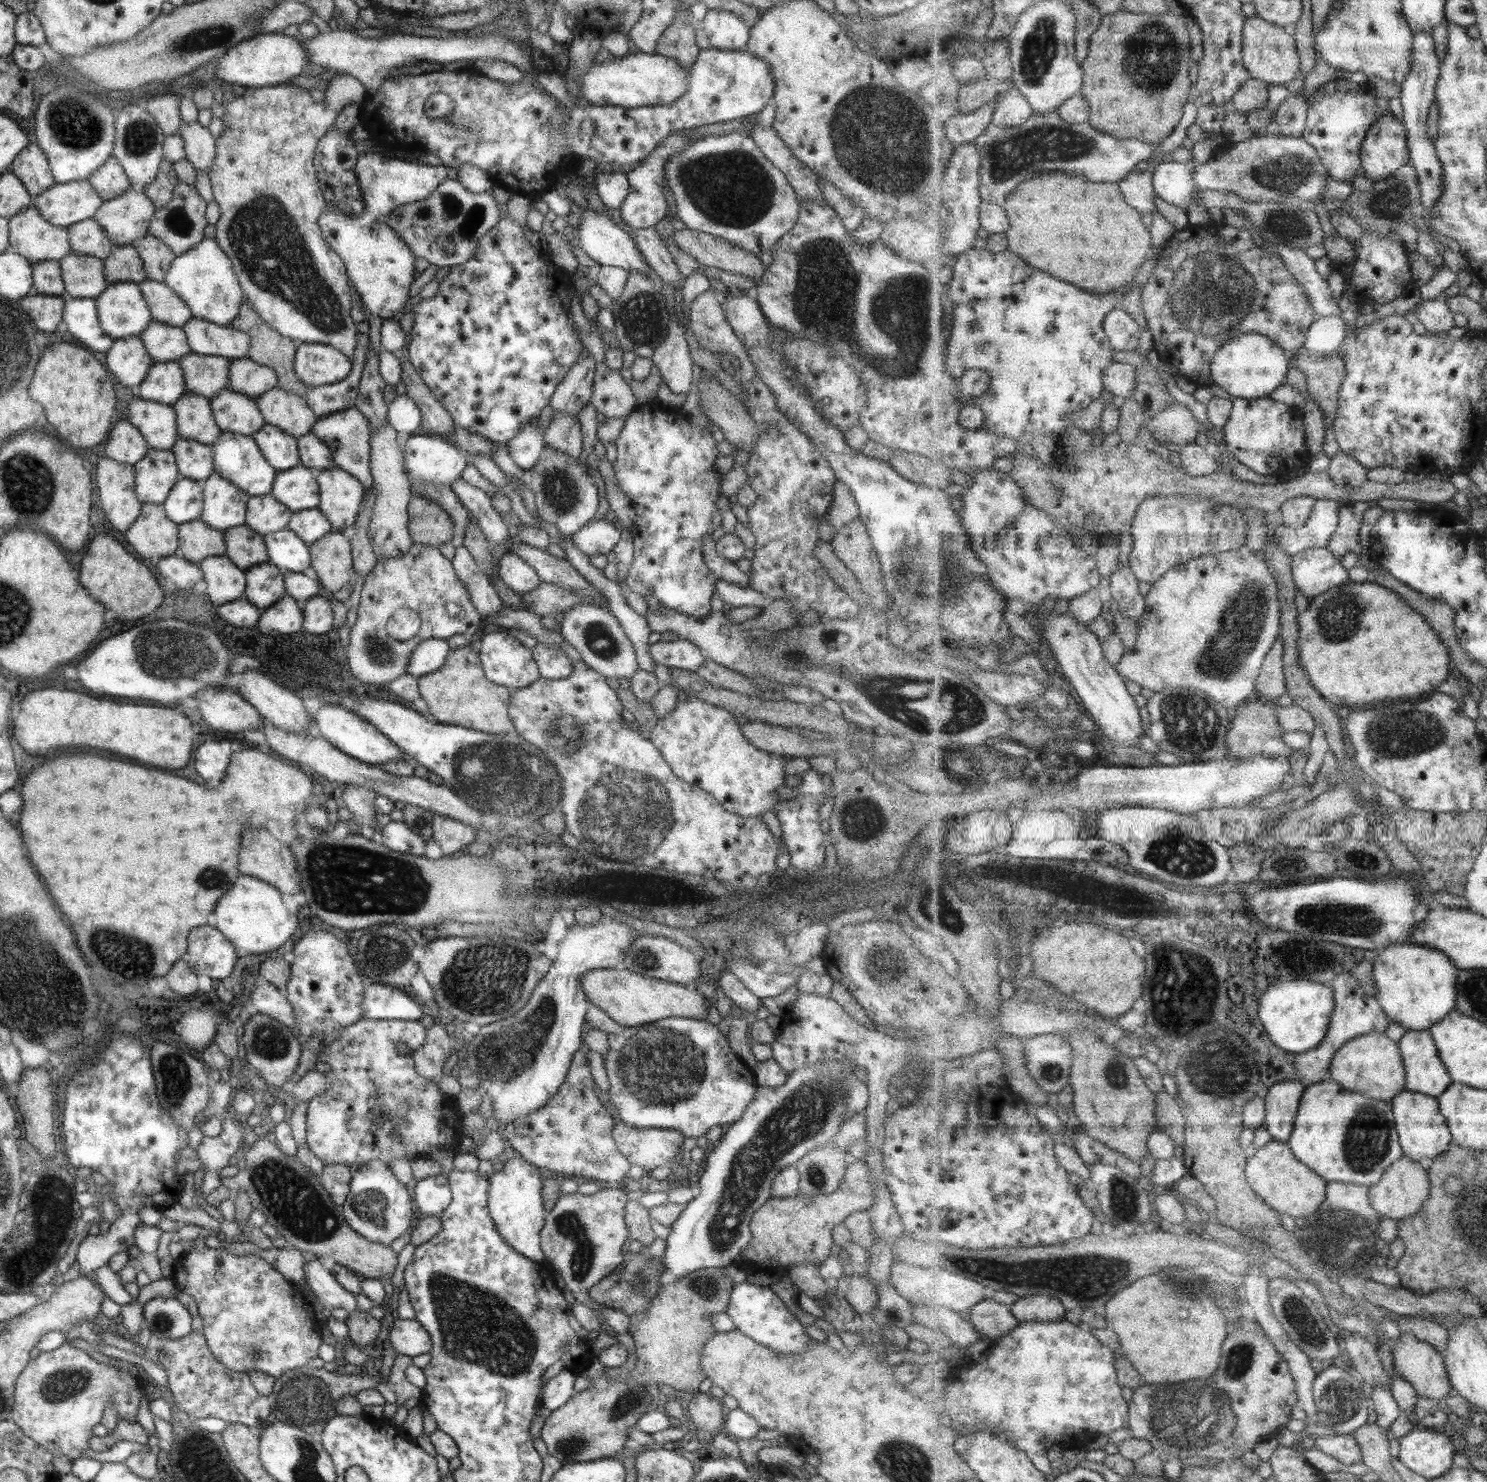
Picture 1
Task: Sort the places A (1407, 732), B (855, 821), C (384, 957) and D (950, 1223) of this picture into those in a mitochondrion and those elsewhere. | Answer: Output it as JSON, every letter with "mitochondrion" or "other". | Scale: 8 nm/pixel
{"A":"mitochondrion","B":"mitochondrion","C":"mitochondrion","D":"other"}

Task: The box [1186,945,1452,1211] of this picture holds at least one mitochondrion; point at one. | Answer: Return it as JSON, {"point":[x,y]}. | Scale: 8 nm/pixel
{"point":[1220,1073]}

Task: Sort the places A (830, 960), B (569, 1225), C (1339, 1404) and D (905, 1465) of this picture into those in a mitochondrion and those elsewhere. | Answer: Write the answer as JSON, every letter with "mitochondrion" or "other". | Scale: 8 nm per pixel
{"A":"other","B":"mitochondrion","C":"mitochondrion","D":"mitochondrion"}

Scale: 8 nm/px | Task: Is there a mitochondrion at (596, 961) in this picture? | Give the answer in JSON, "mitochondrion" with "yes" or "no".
{"mitochondrion":"no"}

